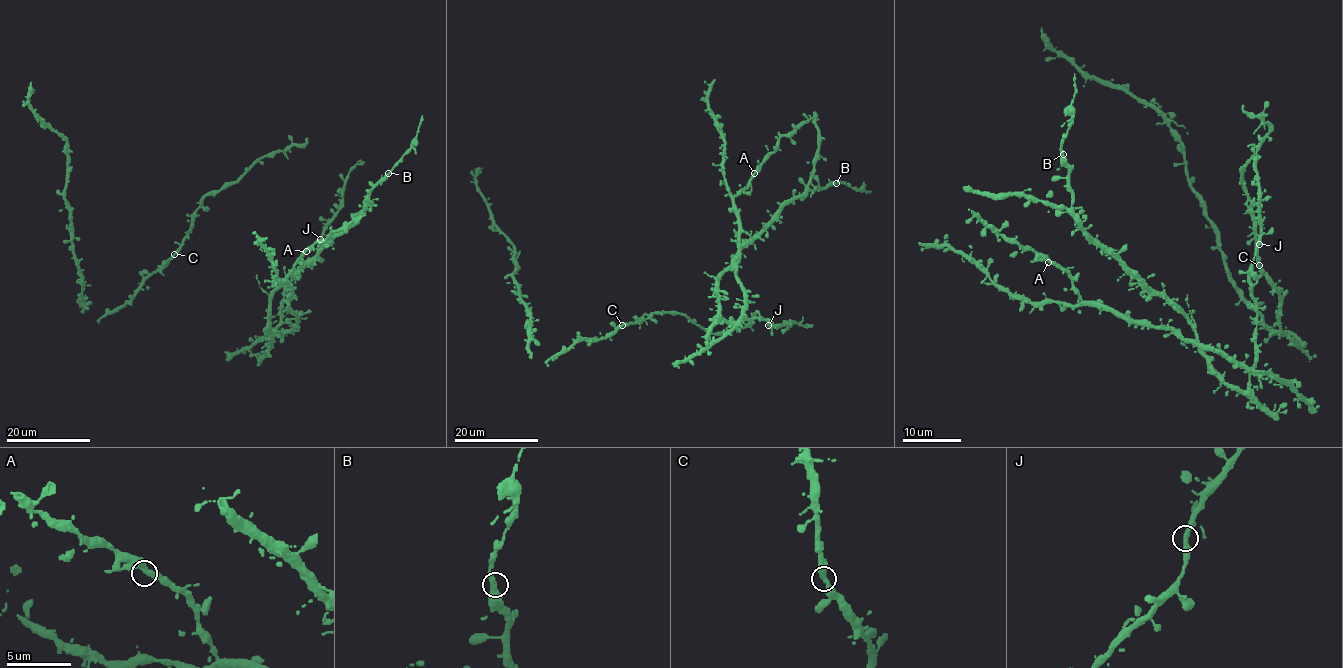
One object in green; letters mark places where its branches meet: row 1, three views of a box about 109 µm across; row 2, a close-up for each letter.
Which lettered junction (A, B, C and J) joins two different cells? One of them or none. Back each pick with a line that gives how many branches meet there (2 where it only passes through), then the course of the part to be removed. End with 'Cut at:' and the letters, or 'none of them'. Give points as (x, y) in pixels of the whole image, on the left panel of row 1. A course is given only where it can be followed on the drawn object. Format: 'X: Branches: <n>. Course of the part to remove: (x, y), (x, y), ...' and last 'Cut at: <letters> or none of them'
Cut at: none of them

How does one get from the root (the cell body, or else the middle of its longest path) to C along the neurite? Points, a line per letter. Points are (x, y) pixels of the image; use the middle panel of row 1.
C: (720, 333), (705, 331), (683, 313), (653, 312), (642, 321), (622, 325)

